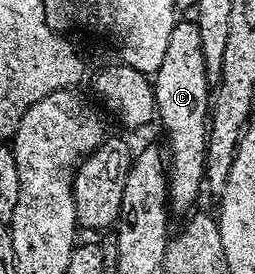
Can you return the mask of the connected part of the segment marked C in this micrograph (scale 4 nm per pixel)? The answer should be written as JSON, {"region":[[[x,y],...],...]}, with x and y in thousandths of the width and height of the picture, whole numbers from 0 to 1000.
{"region":[[[686,77],[675,135],[659,142],[659,175],[643,186],[643,219],[600,270],[596,303],[612,431],[620,445],[635,442],[635,460],[651,471],[643,533],[659,551],[659,752],[686,785],[725,785],[765,763],[792,682],[831,339],[831,303],[800,248],[800,172],[784,164],[773,77]]]}

